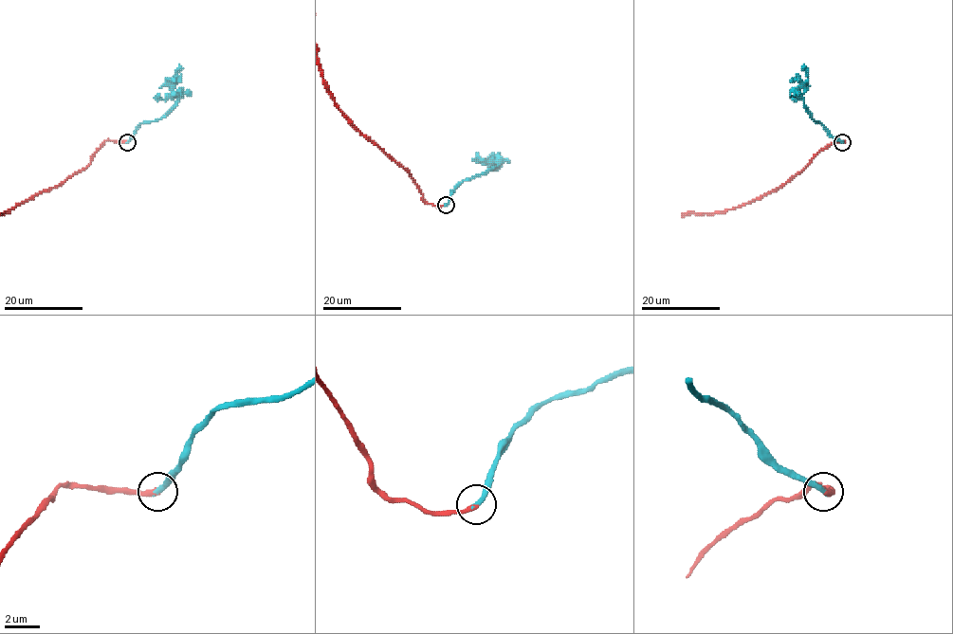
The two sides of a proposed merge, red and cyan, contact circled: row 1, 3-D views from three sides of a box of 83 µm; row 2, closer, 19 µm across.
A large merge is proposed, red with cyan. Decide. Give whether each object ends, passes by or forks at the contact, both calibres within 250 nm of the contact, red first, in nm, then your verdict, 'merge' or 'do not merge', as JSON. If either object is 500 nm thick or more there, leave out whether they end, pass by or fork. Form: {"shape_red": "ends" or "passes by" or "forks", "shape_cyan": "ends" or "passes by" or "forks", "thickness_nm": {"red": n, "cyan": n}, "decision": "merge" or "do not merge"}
{"shape_red": "ends", "shape_cyan": "ends", "thickness_nm": {"red": 260, "cyan": 280}, "decision": "merge"}

